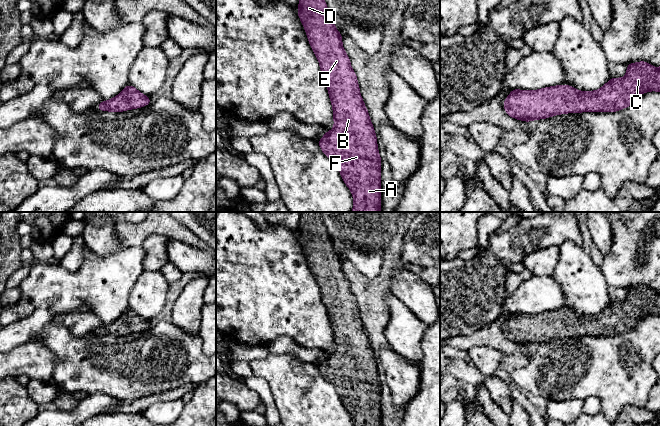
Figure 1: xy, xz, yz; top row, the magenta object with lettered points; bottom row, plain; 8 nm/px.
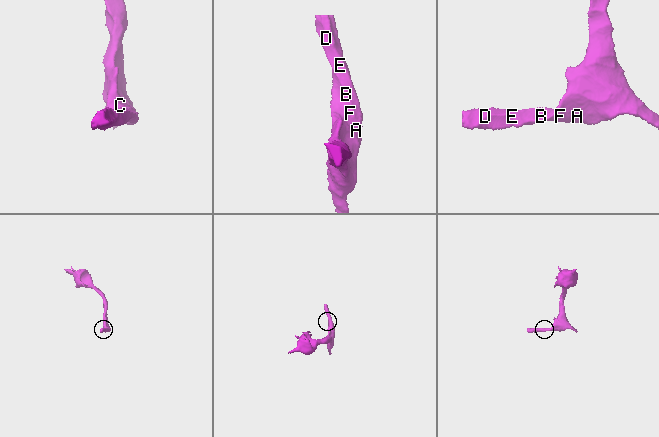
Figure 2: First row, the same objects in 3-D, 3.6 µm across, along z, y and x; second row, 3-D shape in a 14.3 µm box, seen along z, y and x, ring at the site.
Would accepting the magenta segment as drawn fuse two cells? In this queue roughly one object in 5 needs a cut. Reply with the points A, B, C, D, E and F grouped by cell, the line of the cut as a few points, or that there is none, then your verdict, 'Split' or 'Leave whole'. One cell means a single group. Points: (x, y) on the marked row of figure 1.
Groups: A B C D E F. No split. Leave whole

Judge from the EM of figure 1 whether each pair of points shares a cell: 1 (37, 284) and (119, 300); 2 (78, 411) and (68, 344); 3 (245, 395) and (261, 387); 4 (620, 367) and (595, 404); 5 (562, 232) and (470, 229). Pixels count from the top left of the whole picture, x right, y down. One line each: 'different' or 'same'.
1: same
2: different
3: different
4: different
5: different

